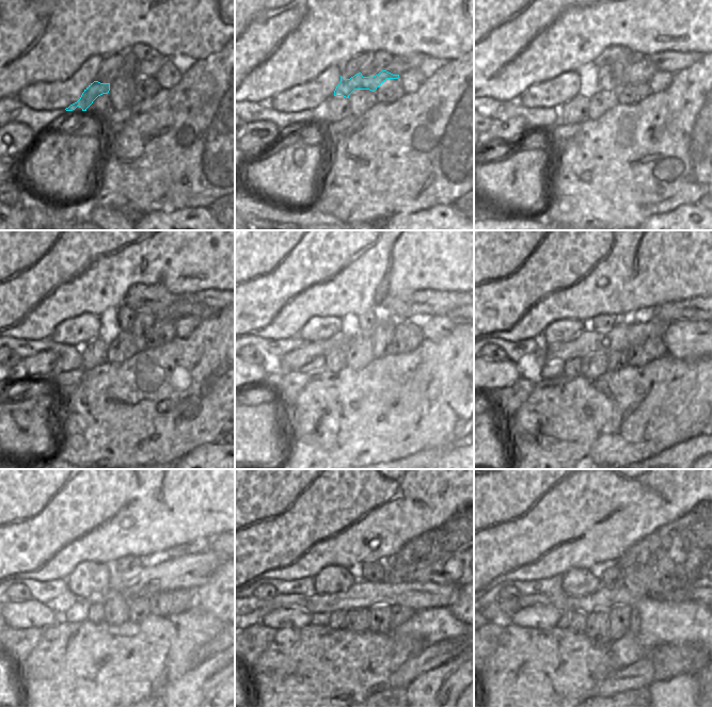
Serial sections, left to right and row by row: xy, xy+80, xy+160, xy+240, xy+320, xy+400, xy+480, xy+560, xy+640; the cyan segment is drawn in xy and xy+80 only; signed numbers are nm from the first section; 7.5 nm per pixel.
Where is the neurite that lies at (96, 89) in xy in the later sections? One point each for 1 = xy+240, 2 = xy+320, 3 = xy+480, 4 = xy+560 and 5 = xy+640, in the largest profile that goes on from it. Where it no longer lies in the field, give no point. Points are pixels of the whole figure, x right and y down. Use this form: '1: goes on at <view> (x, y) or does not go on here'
1: goes on at xy+240 (182, 307)
2: goes on at xy+320 (452, 315)
3: does not go on here
4: does not go on here
5: does not go on here

